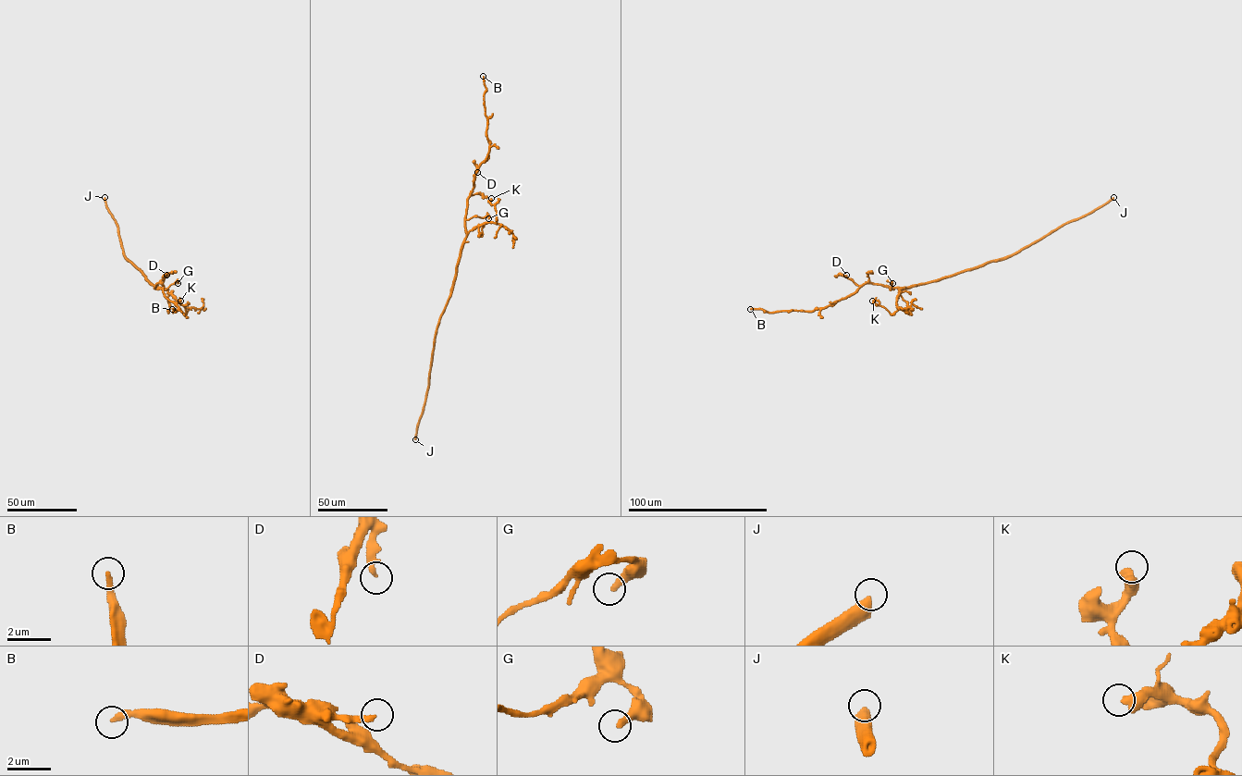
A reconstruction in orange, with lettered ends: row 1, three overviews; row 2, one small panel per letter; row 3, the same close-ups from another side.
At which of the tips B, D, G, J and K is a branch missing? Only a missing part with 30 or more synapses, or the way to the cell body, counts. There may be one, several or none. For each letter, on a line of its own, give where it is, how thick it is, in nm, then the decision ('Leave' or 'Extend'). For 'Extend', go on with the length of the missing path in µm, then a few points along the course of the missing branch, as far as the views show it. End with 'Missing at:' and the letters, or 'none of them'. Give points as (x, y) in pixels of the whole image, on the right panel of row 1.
B: Place: (750, 309). Thickness 240 nm. Extend. Missing length about 550 µm
D: Place: (846, 275). Thickness 240 nm. Leave
G: Place: (892, 283). Thickness 360 nm. Leave
J: Place: (1113, 197). Thickness 500 nm. Leave
K: Place: (872, 301). Thickness 500 nm. Leave
Missing at: B

